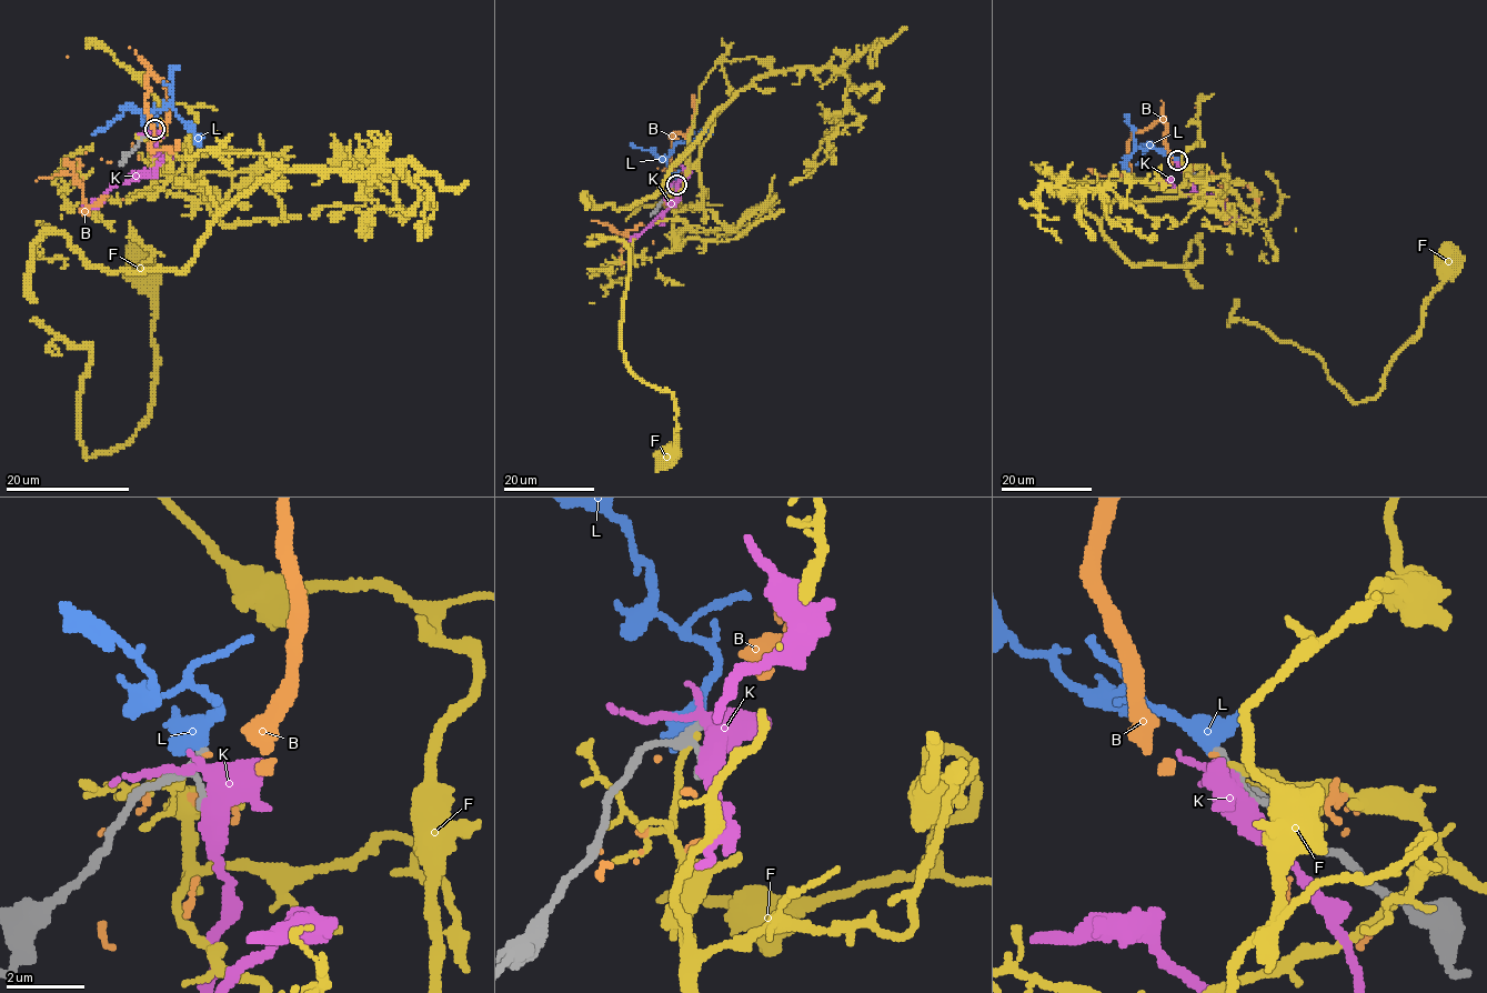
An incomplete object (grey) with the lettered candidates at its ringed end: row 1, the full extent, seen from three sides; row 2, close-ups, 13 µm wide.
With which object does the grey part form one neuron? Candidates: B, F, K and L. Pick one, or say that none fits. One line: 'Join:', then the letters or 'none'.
Join: none

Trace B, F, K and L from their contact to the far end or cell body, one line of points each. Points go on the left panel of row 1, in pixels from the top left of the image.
B: (153, 130), (164, 130), (166, 86), (149, 72), (146, 98), (154, 133), (150, 147), (178, 149), (174, 139)
F: (153, 131), (210, 192), (194, 258), (33, 242), (32, 318), (91, 348), (87, 458), (149, 412), (141, 267)
K: (153, 131), (157, 150), (153, 168), (136, 173), (127, 183), (114, 184), (83, 211)
L: (153, 129), (157, 123), (139, 113), (170, 106), (193, 133), (197, 142), (201, 134)

